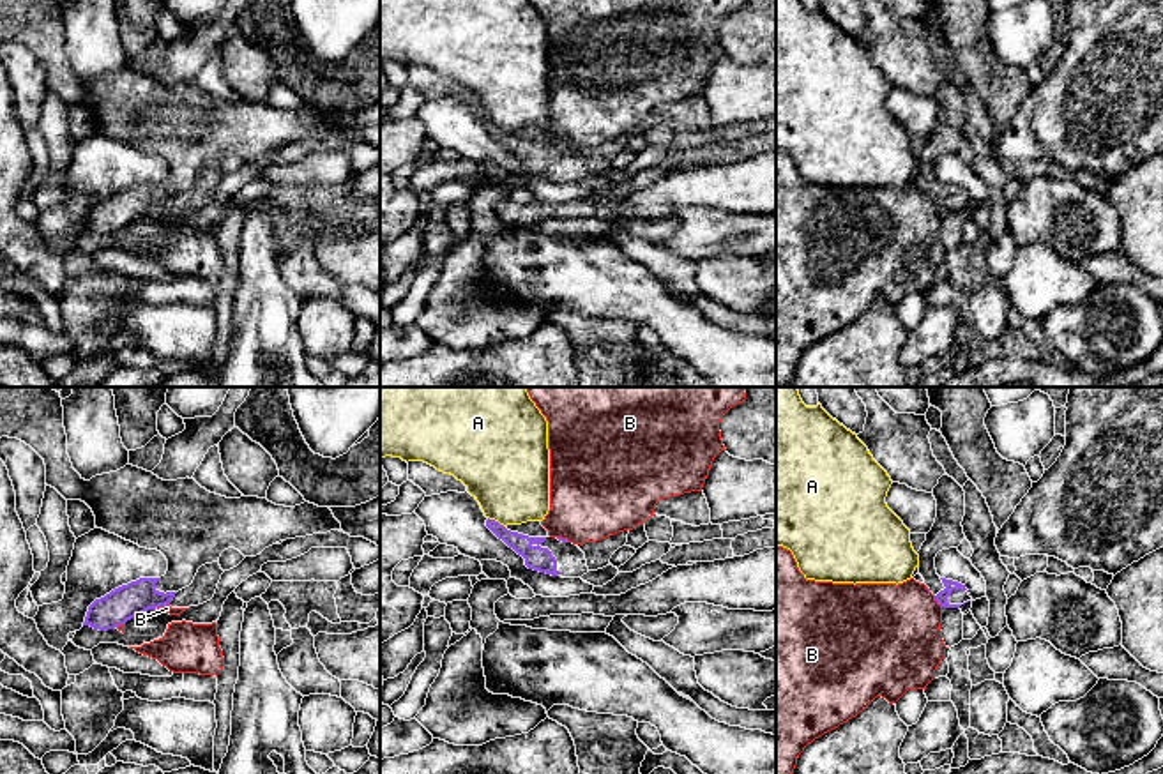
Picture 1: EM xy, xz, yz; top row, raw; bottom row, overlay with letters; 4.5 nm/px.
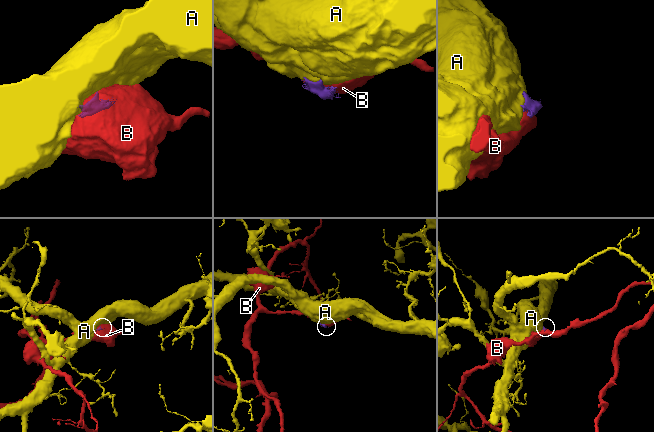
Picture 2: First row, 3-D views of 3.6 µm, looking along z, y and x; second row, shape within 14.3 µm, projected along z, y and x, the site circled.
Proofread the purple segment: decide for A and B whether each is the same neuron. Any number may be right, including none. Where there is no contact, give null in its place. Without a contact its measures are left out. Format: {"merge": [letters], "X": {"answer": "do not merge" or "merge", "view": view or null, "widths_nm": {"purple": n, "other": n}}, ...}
{"merge": [], "A": {"answer": "do not merge", "view": "xz", "widths_nm": {"purple": 110, "other": 380}}, "B": {"answer": "do not merge", "view": "yz", "widths_nm": {"purple": 60, "other": 440}}}

